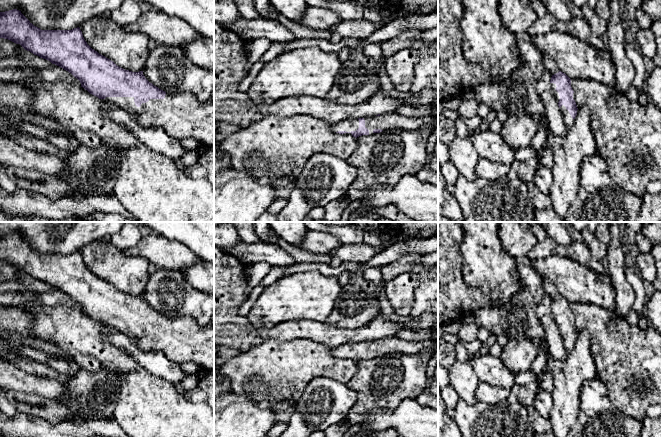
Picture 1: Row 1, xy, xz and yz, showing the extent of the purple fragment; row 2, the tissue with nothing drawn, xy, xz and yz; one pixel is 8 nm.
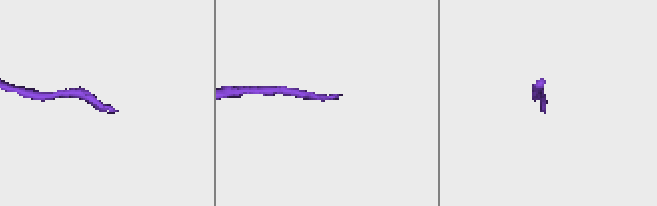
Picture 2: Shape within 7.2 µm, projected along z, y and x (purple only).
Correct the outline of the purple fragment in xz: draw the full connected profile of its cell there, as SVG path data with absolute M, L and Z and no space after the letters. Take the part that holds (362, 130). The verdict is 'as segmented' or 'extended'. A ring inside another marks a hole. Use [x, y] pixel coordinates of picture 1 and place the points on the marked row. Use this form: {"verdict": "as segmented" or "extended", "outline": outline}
{"verdict": "extended", "outline": "M389 112L372 117L349 118L331 124L331 127L333 132L352 135L355 138L391 129L417 130L428 127L433 131L438 127L438 117L434 114L411 117L400 115L397 112Z"}

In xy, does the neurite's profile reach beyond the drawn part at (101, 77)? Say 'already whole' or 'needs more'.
needs more

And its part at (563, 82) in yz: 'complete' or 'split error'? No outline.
split error

